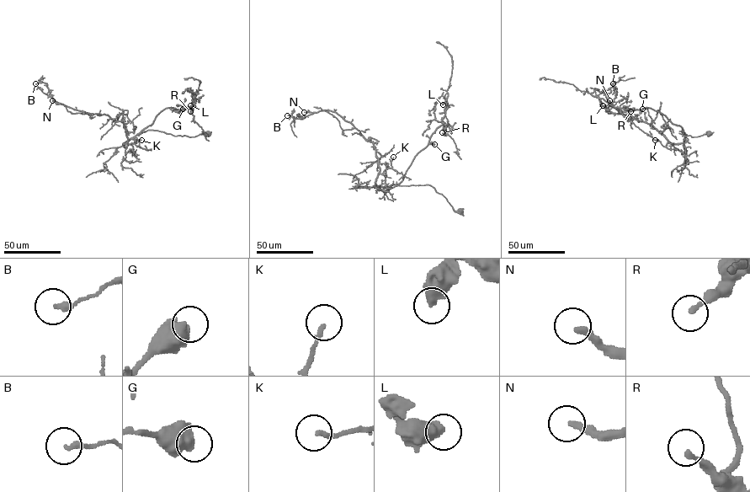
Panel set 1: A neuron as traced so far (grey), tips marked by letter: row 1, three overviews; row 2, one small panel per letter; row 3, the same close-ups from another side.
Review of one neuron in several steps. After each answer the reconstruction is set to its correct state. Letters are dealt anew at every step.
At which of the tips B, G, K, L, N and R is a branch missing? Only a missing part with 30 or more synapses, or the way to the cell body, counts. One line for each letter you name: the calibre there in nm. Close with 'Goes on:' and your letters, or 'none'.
G: 750 nm thick
N: 260 nm thick
Goes on: G, N

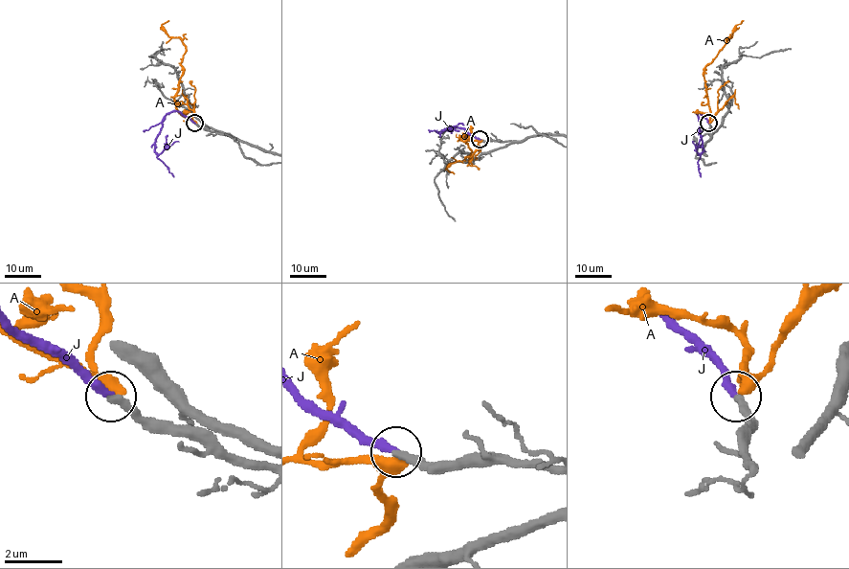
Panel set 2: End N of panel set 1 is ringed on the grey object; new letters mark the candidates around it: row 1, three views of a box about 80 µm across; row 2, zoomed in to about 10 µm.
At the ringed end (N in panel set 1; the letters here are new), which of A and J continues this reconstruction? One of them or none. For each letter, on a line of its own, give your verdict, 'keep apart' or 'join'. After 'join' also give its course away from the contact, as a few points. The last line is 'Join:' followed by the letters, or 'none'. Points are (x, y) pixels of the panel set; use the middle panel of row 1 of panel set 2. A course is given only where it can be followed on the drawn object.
A: keep apart
J: join | via (480, 140), (462, 128), (450, 128), (439, 133), (446, 128), (459, 131)
Join: J

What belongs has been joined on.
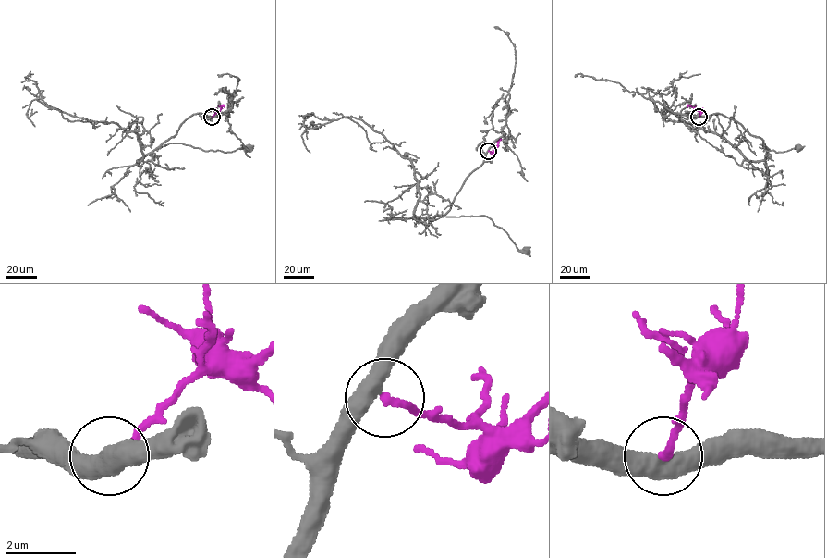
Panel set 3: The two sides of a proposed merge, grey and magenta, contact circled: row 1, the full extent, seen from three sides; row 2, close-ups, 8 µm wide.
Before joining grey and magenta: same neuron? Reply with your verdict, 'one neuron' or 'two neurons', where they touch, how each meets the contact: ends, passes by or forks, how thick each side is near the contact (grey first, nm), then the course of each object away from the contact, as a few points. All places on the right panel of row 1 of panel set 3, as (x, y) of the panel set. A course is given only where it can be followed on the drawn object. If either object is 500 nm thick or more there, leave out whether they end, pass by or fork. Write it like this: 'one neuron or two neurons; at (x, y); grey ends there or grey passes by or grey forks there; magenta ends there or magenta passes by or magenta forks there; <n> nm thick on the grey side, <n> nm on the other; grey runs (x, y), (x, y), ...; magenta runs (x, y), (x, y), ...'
one neuron; at (699, 117); grey passes by; magenta ends there; 480 nm thick on the grey side, 220 nm on the other; grey runs (699, 117), (722, 114), (732, 118), (763, 141), (768, 149), (765, 143), (763, 151), (799, 147); magenta runs (699, 117), (700, 113), (687, 105)

